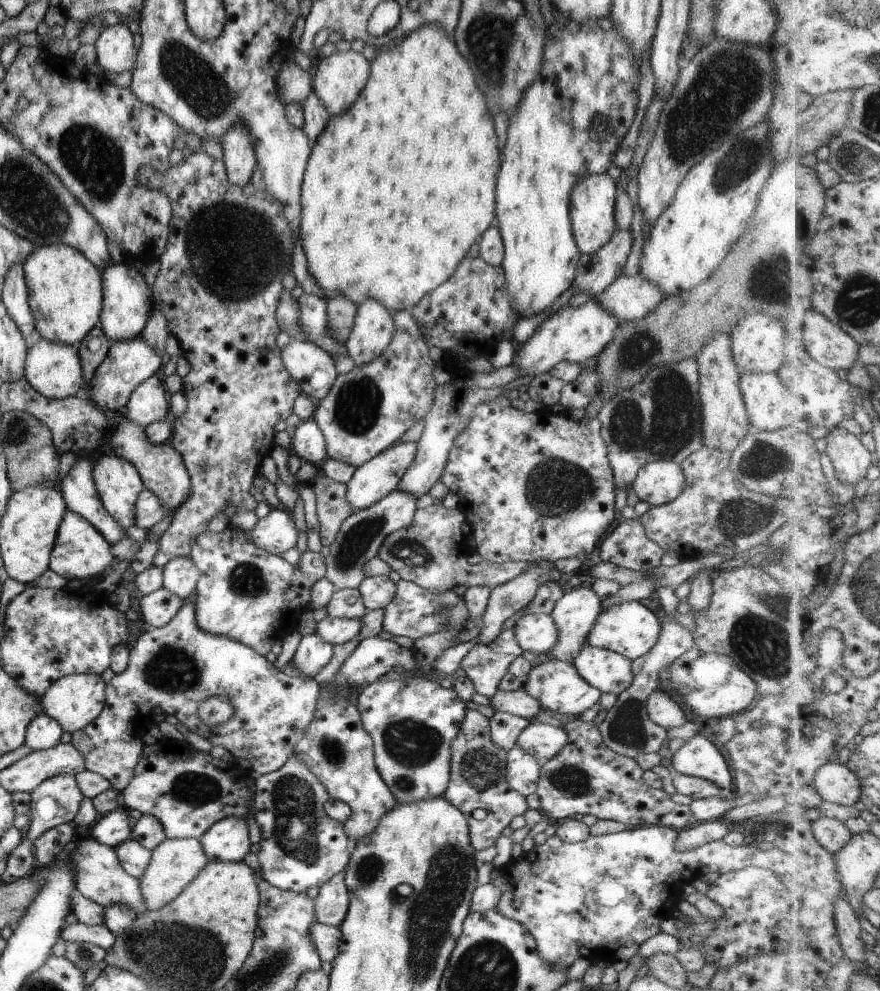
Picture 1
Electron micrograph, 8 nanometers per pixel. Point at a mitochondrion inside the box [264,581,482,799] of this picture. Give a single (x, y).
(410, 745)

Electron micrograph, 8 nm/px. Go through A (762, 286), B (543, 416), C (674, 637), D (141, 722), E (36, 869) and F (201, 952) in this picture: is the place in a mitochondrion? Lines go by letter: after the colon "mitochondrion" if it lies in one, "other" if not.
A: mitochondrion
B: other
C: other
D: other
E: other
F: mitochondrion

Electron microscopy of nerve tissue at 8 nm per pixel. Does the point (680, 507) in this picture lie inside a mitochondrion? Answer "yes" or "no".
no

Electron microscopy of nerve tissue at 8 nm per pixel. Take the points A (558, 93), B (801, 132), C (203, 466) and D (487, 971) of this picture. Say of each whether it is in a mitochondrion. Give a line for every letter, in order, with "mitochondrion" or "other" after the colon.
A: other
B: other
C: mitochondrion
D: mitochondrion

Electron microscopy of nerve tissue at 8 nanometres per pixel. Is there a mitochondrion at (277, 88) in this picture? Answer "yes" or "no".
no

